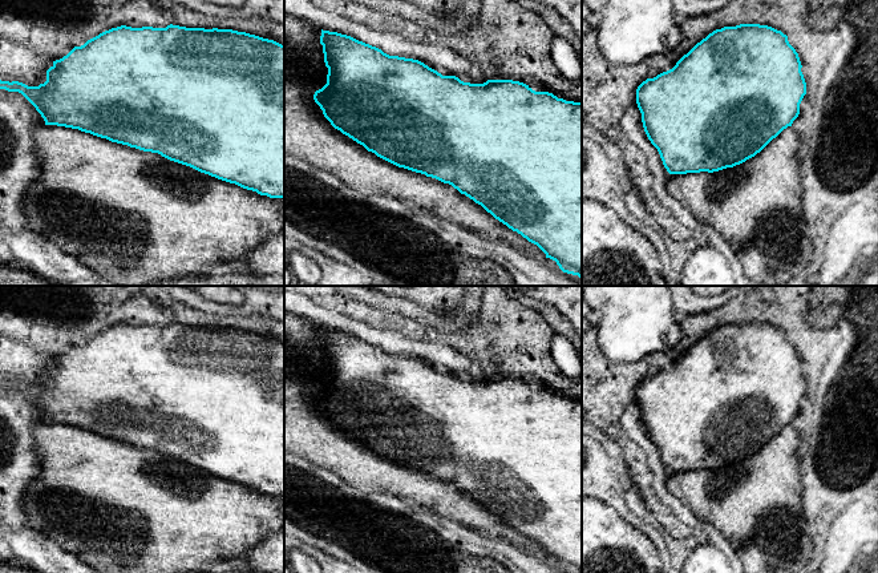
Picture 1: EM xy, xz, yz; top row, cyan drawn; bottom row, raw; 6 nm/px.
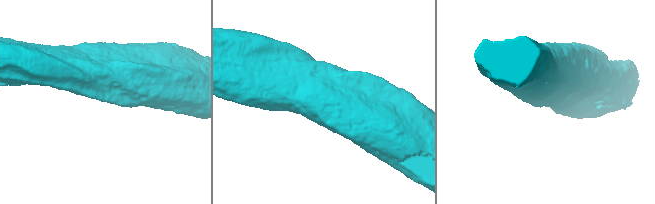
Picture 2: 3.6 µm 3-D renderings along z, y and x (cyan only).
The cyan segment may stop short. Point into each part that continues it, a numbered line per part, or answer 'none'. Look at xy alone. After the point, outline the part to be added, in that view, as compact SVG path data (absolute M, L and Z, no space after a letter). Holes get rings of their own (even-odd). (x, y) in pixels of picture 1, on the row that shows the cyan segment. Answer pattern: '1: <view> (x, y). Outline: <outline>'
none

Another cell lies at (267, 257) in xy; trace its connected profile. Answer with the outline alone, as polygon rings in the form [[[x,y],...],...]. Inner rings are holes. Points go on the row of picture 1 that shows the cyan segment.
[[[284,230],[264,238],[243,261],[250,274],[284,274]]]

